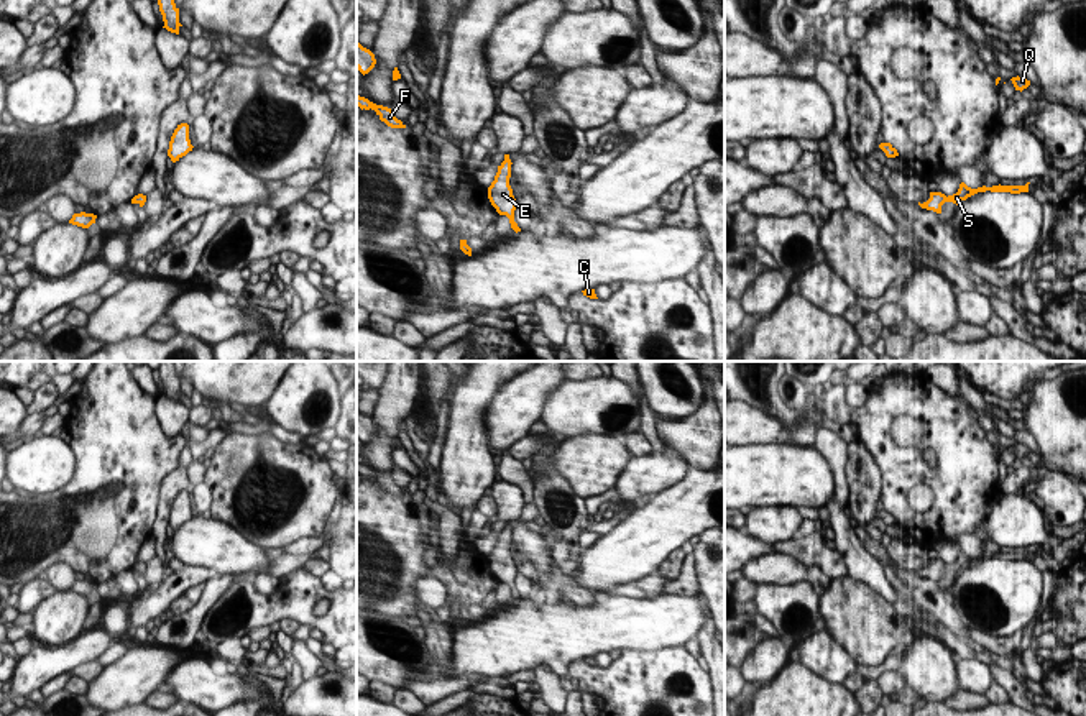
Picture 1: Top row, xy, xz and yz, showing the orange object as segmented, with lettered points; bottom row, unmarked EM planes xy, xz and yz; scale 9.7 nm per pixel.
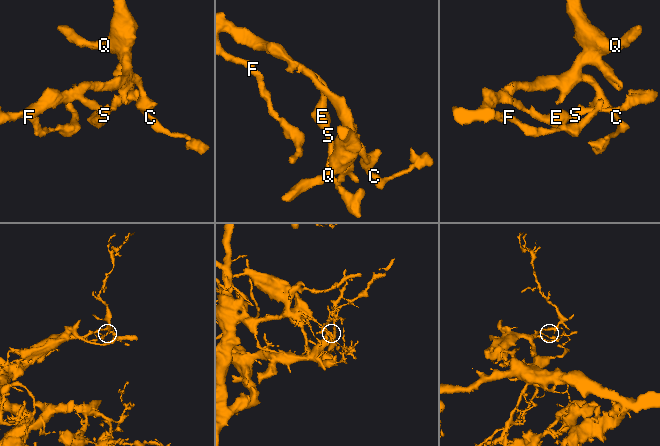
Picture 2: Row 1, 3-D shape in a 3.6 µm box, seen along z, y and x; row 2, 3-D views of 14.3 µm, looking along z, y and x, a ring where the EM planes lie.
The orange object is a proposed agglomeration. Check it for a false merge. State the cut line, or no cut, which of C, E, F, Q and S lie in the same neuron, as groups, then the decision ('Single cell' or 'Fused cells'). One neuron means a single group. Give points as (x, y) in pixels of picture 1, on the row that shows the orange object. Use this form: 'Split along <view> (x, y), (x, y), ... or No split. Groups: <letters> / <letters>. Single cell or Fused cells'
No split. Groups: C E F Q S. Single cell

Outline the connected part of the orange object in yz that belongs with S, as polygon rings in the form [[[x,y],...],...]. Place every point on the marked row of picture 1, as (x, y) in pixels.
[[[964,182],[959,184],[959,189],[956,194],[953,195],[945,195],[941,192],[930,192],[930,199],[923,204],[918,202],[918,205],[922,209],[927,209],[927,210],[933,210],[936,213],[941,213],[941,205],[945,202],[953,202],[953,204],[959,204],[961,200],[966,200],[968,197],[978,194],[978,192],[986,192],[986,190],[991,190],[991,192],[1010,192],[1010,194],[1020,194],[1020,192],[1028,192],[1028,184],[1027,182],[1025,186],[992,186],[992,187],[978,187],[978,189],[971,189],[968,187]]]

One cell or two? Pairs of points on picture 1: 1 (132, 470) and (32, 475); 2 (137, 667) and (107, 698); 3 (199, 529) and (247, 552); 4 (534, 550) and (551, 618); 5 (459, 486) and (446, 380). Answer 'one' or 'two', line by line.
1: two
2: one
3: one
4: two
5: two

